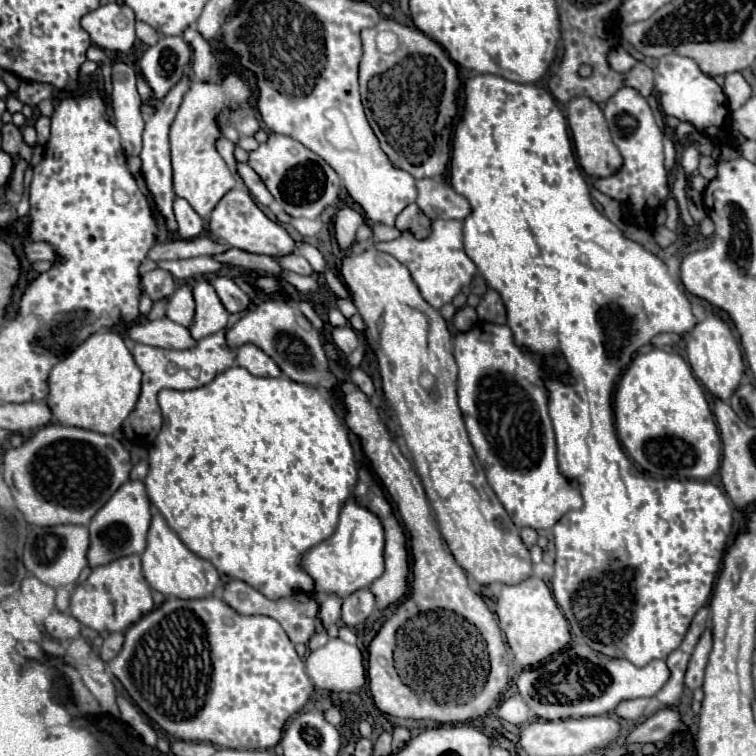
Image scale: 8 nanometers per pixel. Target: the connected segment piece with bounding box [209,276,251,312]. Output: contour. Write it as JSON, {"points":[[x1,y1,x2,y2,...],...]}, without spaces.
{"points":[[217,276,217,278,211,278,209,282,215,288,221,304,225,306,227,312,239,312,239,310,245,310,249,306,249,302,251,302,249,296,233,280]]}

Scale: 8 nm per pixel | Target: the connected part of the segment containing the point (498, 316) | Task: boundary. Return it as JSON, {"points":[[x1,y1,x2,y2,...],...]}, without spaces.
{"points":[[489,288,479,306,477,306,477,316,485,322,497,322,497,324,505,324,505,306,503,306,503,300,499,296,497,290]]}

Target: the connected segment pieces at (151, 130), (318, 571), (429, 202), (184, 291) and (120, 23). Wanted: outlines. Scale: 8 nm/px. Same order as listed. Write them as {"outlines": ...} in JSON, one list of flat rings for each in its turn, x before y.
{"outlines":[[[185,78,185,82,179,82,165,98,165,102,161,102,161,110,157,110,157,114,153,114,153,118,149,118,145,122,145,130,143,130,143,150,141,150,141,160,143,160,143,174,147,180,147,186,153,194,153,202,157,206,157,210,165,216,169,230,177,230,177,222,173,218,173,172,171,172,171,158,169,158,169,126,177,114,177,108,183,100,183,94,187,90,187,82,189,78]],[[351,498,339,514,335,534,307,550,301,556,301,568,315,582,313,592,327,592,345,598,355,590,369,588,369,584,383,574,383,546,385,538,381,520]],[[419,178,417,186,417,206,429,218,463,220,469,214,469,202,453,192,453,188,441,178]],[[193,280,181,284,175,294,167,302,167,318,181,324,181,326,191,326,193,316,195,316,195,302,193,302]],[[103,4,81,18,91,42,103,50,127,52,135,42,135,14,125,4]]]}

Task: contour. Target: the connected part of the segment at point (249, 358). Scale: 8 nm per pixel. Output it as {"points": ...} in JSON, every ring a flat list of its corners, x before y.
{"points":[[243,344,237,348,237,364,247,368,253,376,281,376,277,364,255,344]]}

